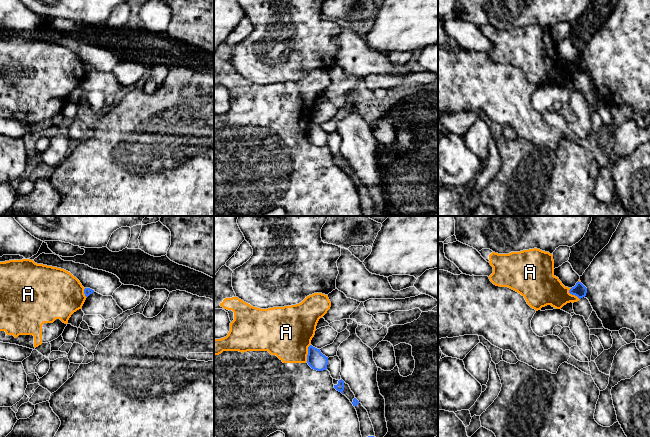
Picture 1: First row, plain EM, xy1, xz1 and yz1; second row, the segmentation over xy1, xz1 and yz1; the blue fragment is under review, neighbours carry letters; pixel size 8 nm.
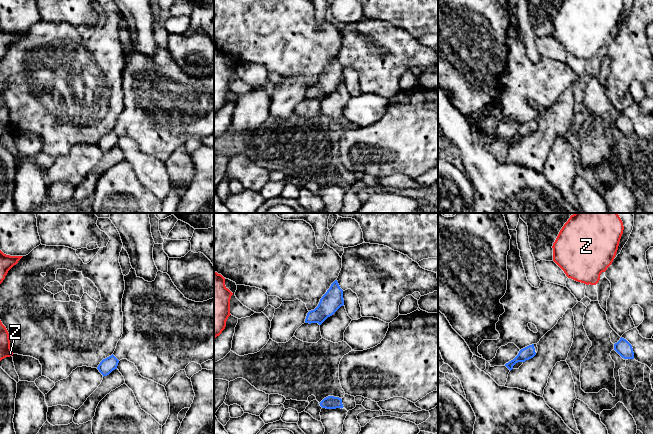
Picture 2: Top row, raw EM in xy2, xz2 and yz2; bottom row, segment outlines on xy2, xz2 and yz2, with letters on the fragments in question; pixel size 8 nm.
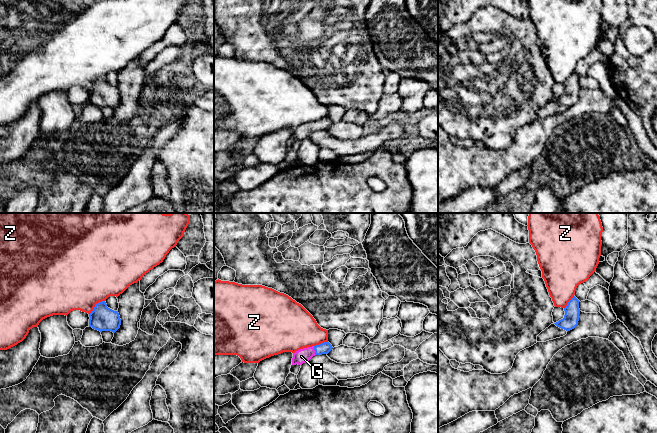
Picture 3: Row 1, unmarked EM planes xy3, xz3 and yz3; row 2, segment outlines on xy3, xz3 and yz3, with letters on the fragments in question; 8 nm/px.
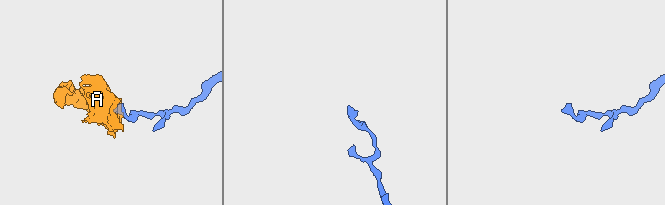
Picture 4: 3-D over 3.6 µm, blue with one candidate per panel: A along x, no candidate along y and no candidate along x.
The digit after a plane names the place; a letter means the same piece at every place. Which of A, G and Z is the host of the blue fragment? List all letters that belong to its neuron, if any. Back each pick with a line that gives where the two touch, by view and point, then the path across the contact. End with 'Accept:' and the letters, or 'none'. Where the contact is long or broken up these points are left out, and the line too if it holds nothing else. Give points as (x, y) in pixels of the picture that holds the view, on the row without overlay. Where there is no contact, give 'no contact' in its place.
G: xz3 (314, 125) | across xz3 (324, 124), (314, 125), (301, 132)
Accept: G

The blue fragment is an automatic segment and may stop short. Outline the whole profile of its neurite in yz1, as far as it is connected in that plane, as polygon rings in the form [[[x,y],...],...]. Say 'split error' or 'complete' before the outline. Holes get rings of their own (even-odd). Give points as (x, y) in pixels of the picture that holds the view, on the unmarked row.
complete; [[[578,57],[576,61],[569,66],[569,69],[581,75],[586,72],[587,64]]]

